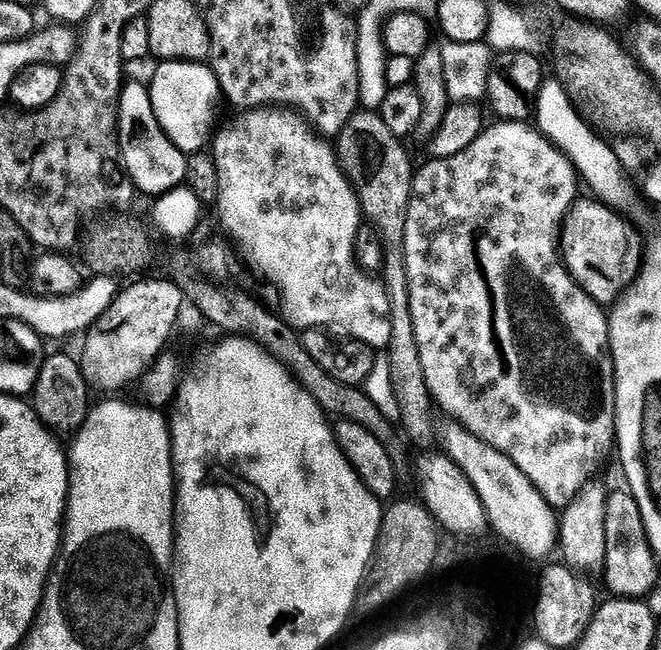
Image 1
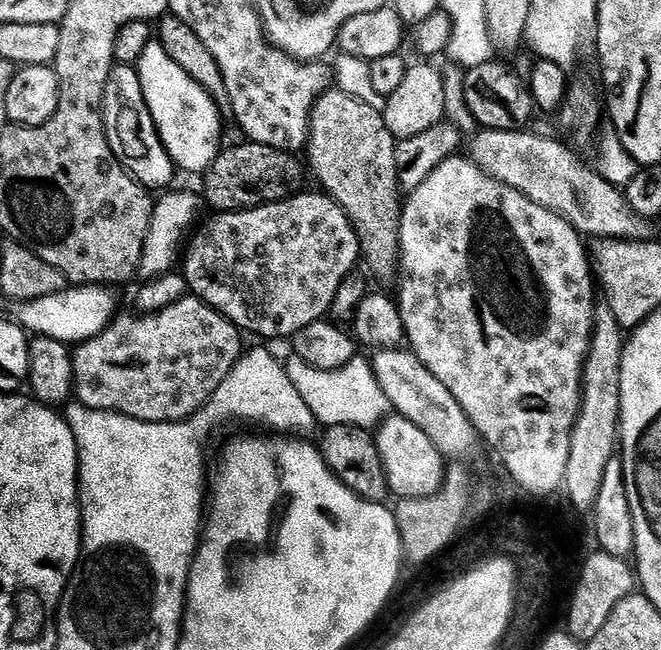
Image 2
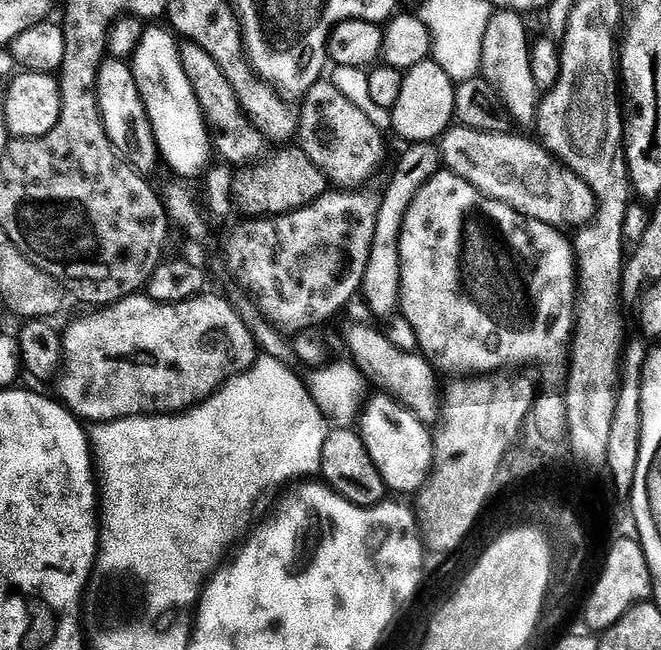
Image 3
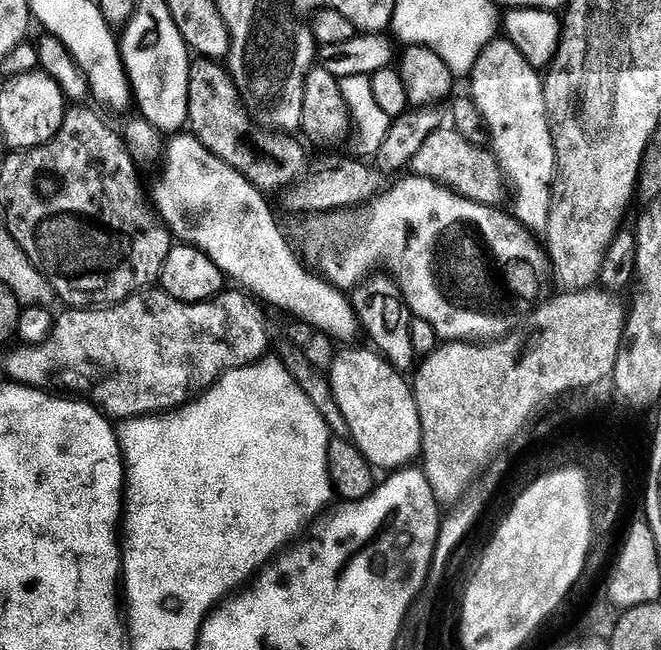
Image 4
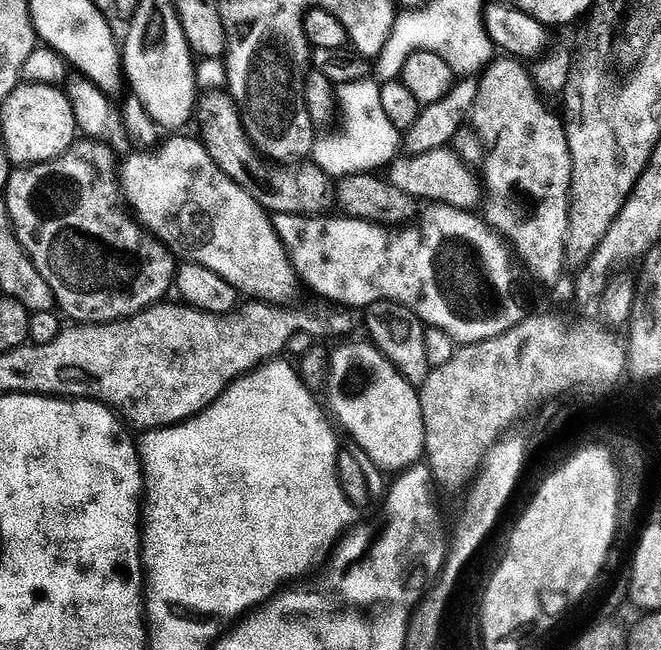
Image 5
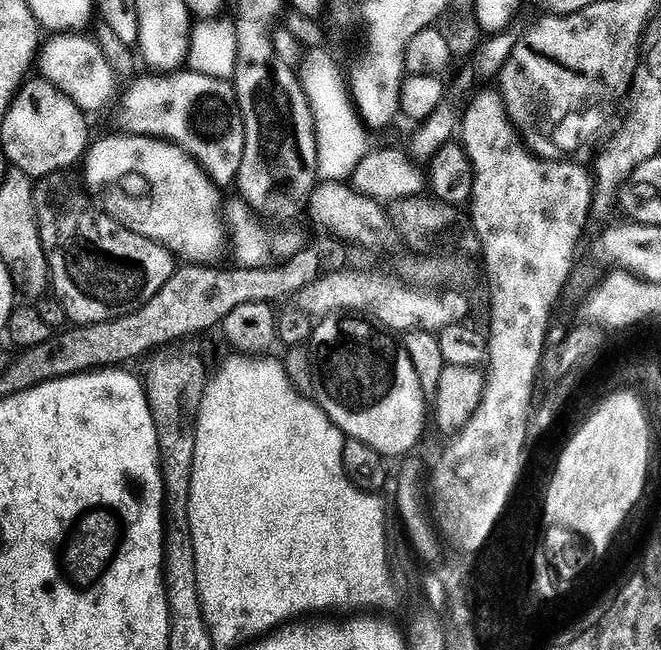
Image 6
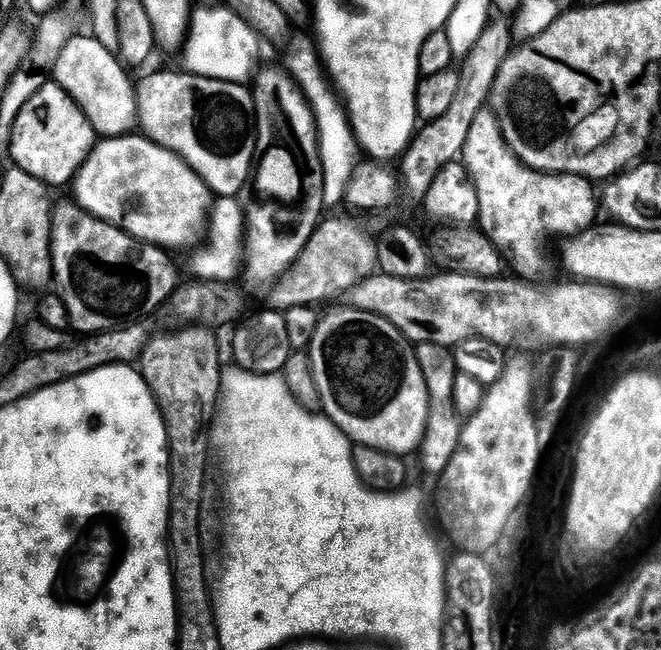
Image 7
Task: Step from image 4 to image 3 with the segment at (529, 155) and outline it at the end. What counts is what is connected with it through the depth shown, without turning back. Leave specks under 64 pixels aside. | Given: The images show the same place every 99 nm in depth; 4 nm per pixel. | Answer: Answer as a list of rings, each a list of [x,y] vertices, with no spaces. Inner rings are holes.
[[[493,11],[489,25],[486,26],[485,38],[482,39],[480,72],[496,93],[503,111],[507,115],[509,112],[522,127],[531,129],[536,123],[538,87],[531,73],[532,50],[524,20],[525,17],[519,12]]]

